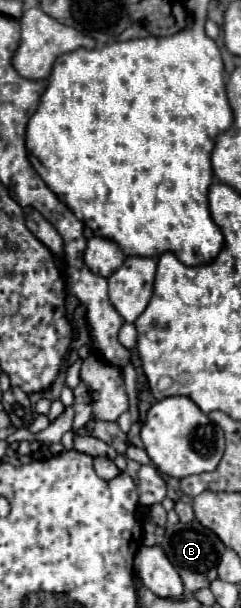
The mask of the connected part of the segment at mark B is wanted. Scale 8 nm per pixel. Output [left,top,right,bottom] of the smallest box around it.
[161,520,225,592]

